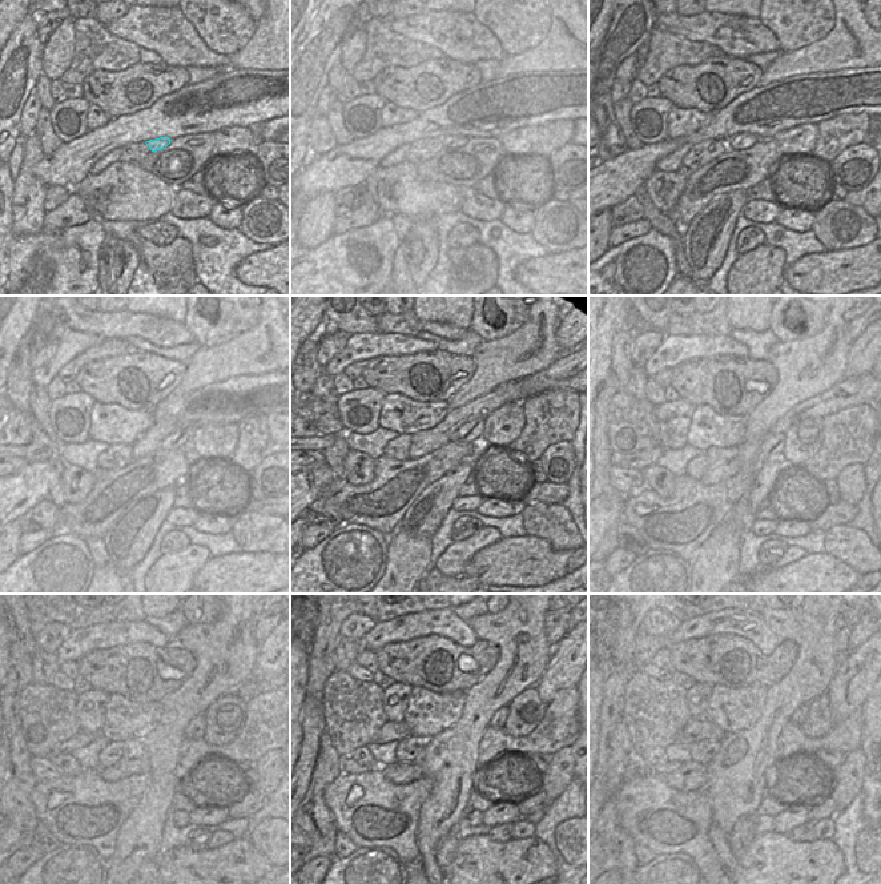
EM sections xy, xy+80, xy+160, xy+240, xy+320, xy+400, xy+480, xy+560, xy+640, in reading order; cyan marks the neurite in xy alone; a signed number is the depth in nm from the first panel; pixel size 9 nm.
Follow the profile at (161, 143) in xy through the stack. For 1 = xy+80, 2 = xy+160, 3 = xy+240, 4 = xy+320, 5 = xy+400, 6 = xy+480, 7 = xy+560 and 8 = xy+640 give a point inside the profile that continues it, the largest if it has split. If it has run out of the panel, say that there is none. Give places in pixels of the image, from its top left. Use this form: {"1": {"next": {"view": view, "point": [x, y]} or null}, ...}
{"1": {"next": {"view": "xy+80", "point": [449, 141]}}, "2": {"next": {"view": "xy+160", "point": [741, 141]}}, "3": {"next": {"view": "xy+240", "point": [168, 437]}}, "4": {"next": {"view": "xy+320", "point": [467, 433]}}, "5": {"next": {"view": "xy+400", "point": [775, 442]}}, "6": {"next": {"view": "xy+480", "point": [194, 730]}}, "7": {"next": {"view": "xy+560", "point": [498, 720]}}, "8": {"next": {"view": "xy+640", "point": [799, 716]}}}

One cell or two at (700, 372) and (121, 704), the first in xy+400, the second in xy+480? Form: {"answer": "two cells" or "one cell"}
{"answer": "two cells"}

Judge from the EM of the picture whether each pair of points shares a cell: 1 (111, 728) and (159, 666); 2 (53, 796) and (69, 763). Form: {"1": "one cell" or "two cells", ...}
{"1": "two cells", "2": "two cells"}

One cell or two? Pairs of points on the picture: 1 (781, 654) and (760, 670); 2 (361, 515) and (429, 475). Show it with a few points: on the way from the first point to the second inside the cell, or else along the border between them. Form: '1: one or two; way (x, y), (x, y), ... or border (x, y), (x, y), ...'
1: one; way (776, 659), (765, 670)
2: one; way (378, 510), (405, 483), (411, 481)

